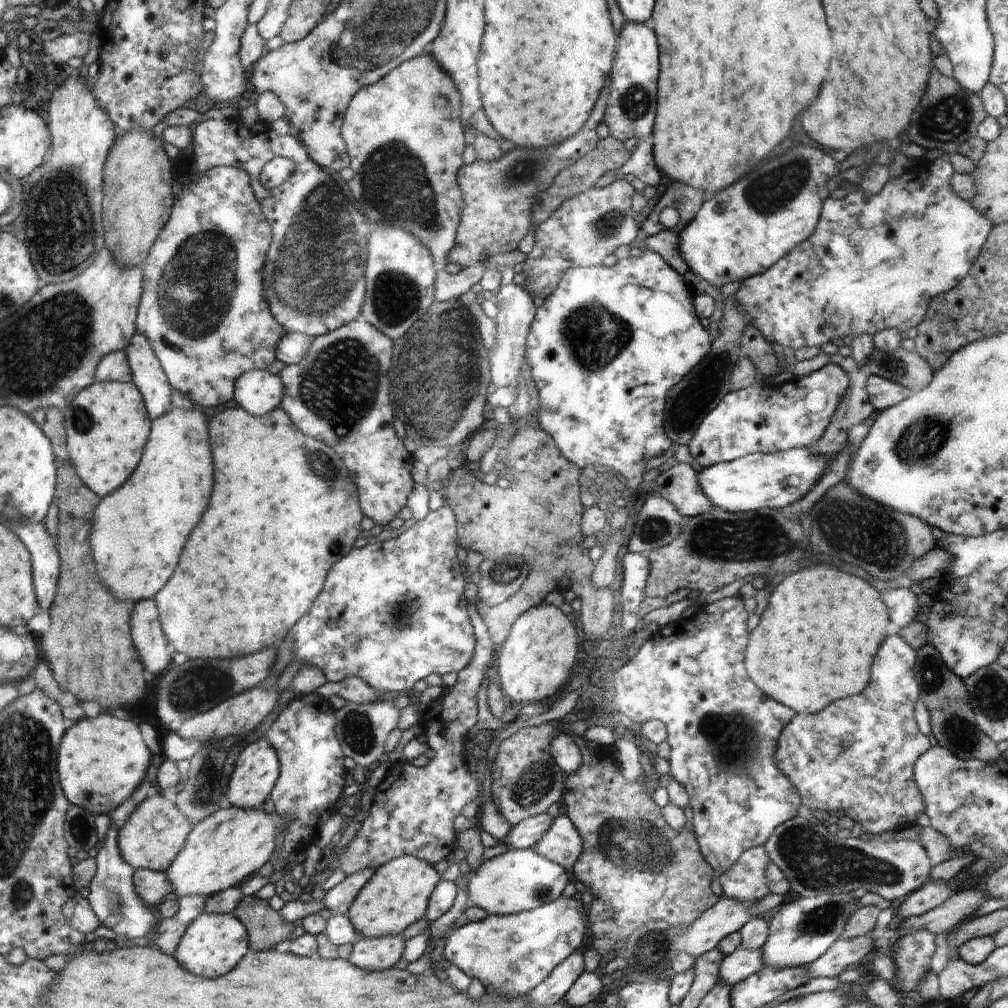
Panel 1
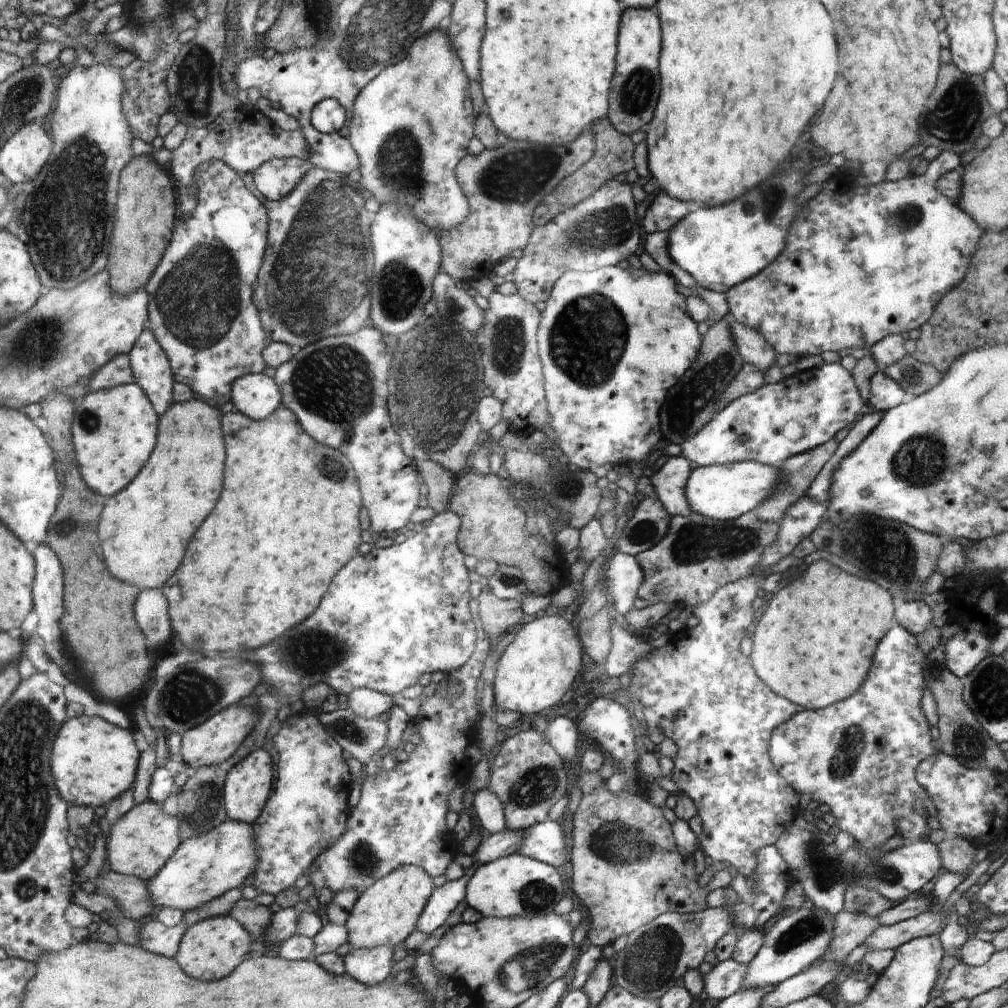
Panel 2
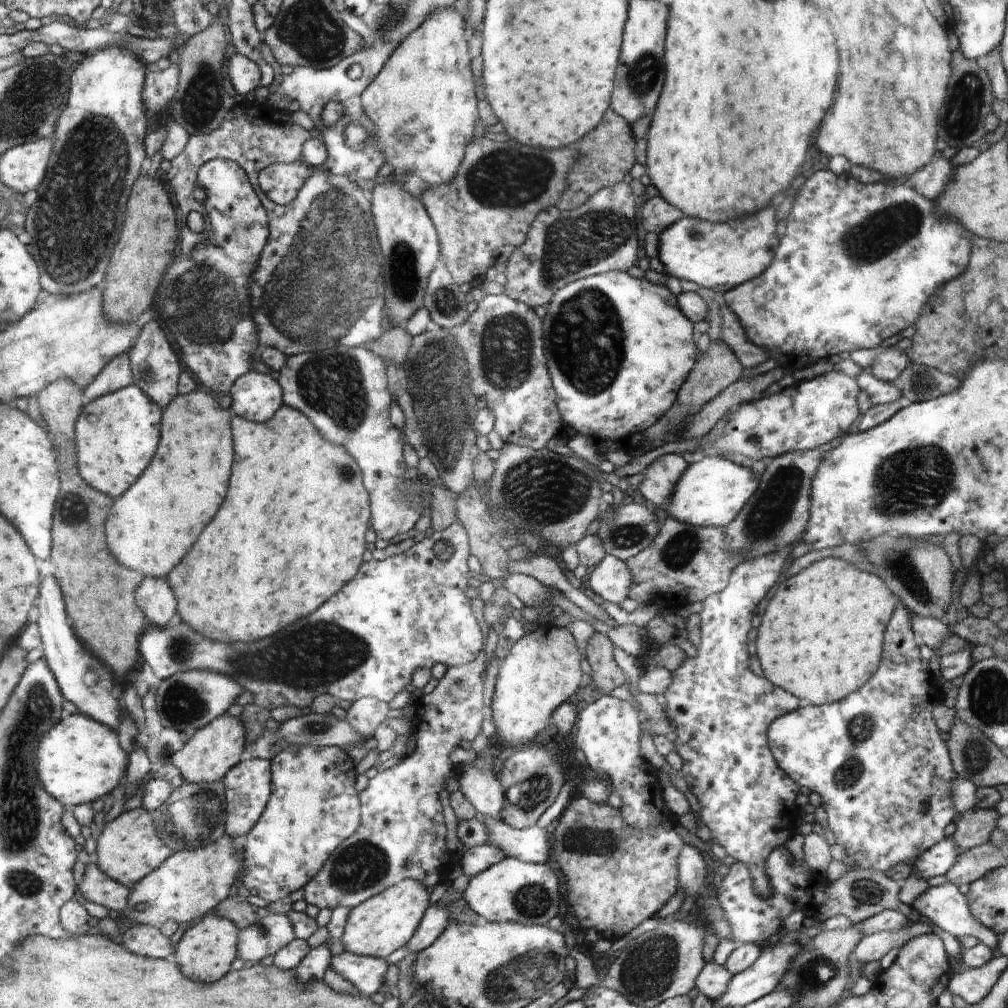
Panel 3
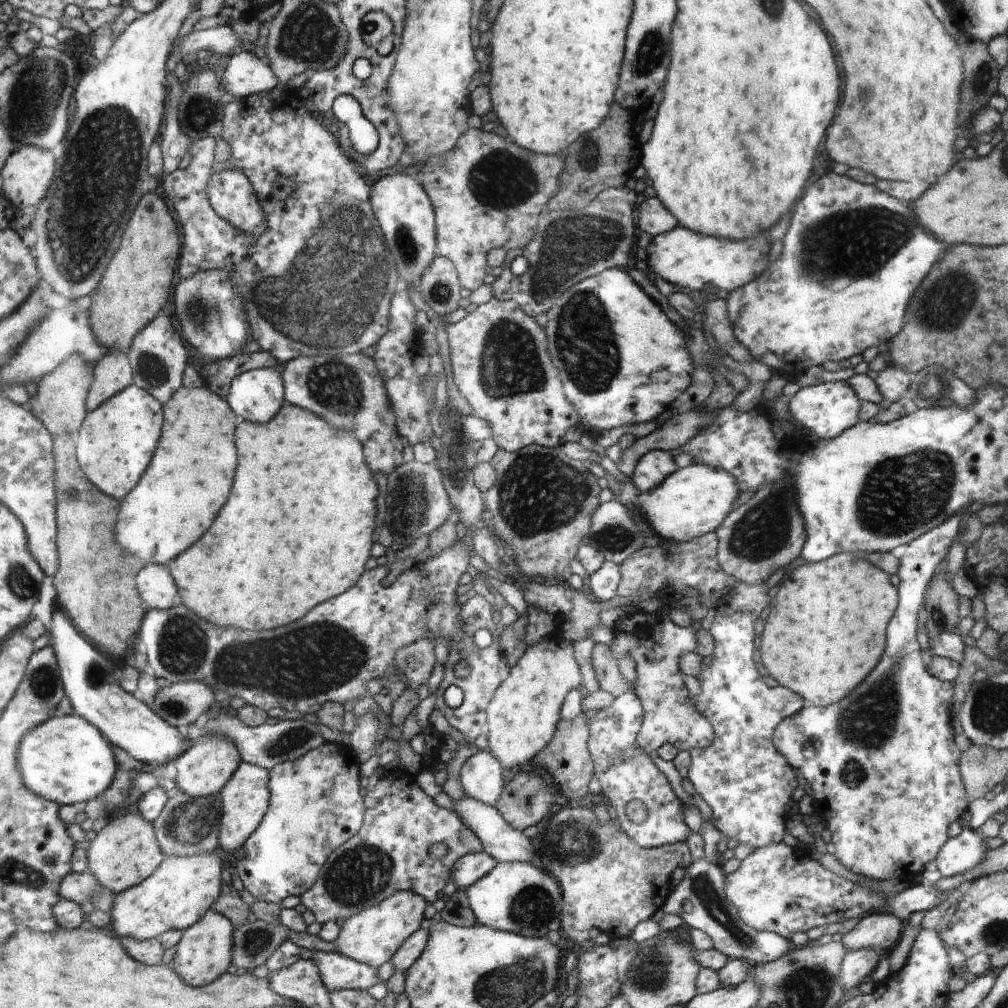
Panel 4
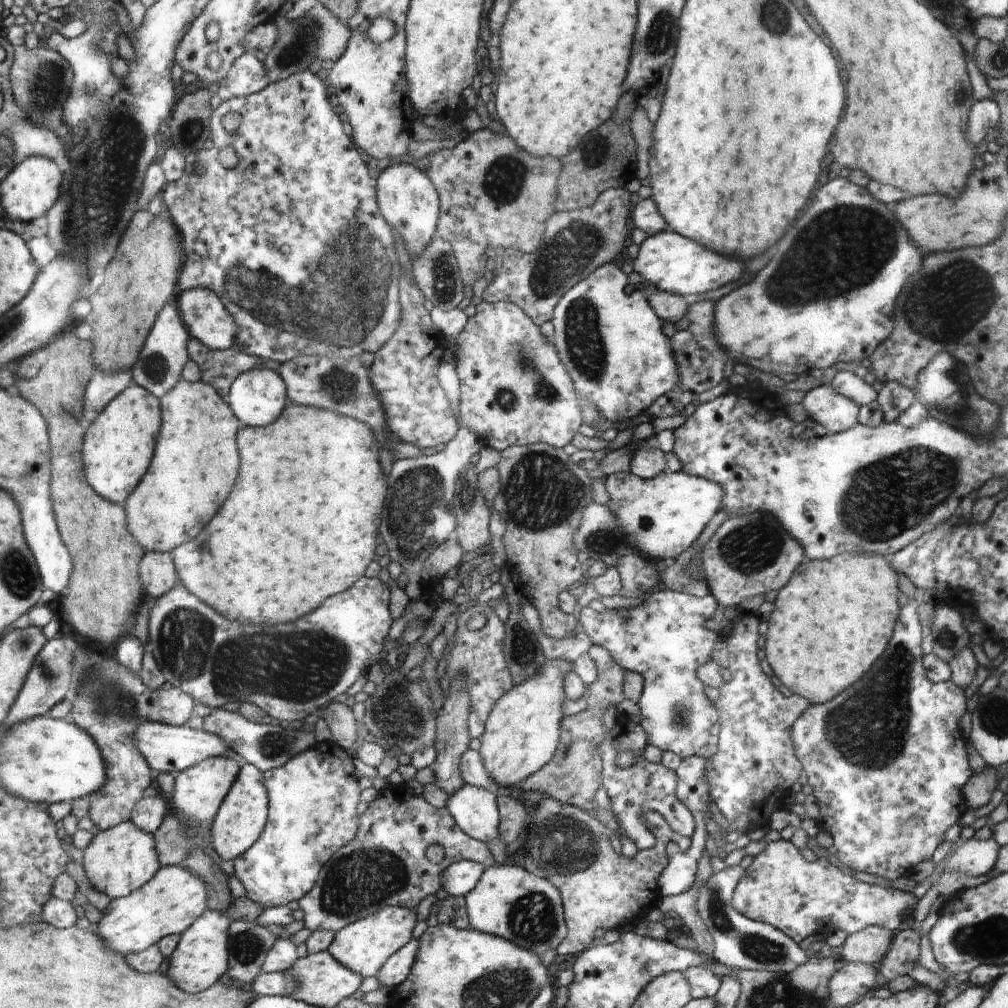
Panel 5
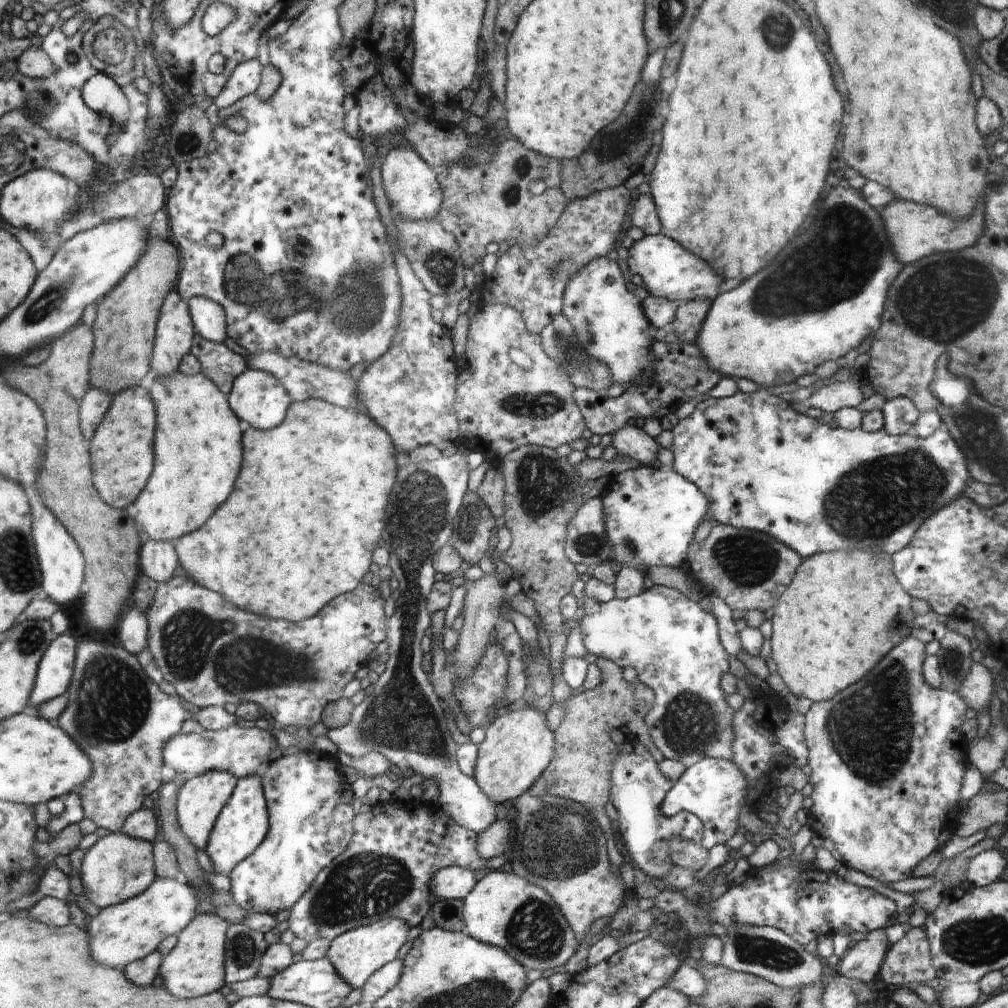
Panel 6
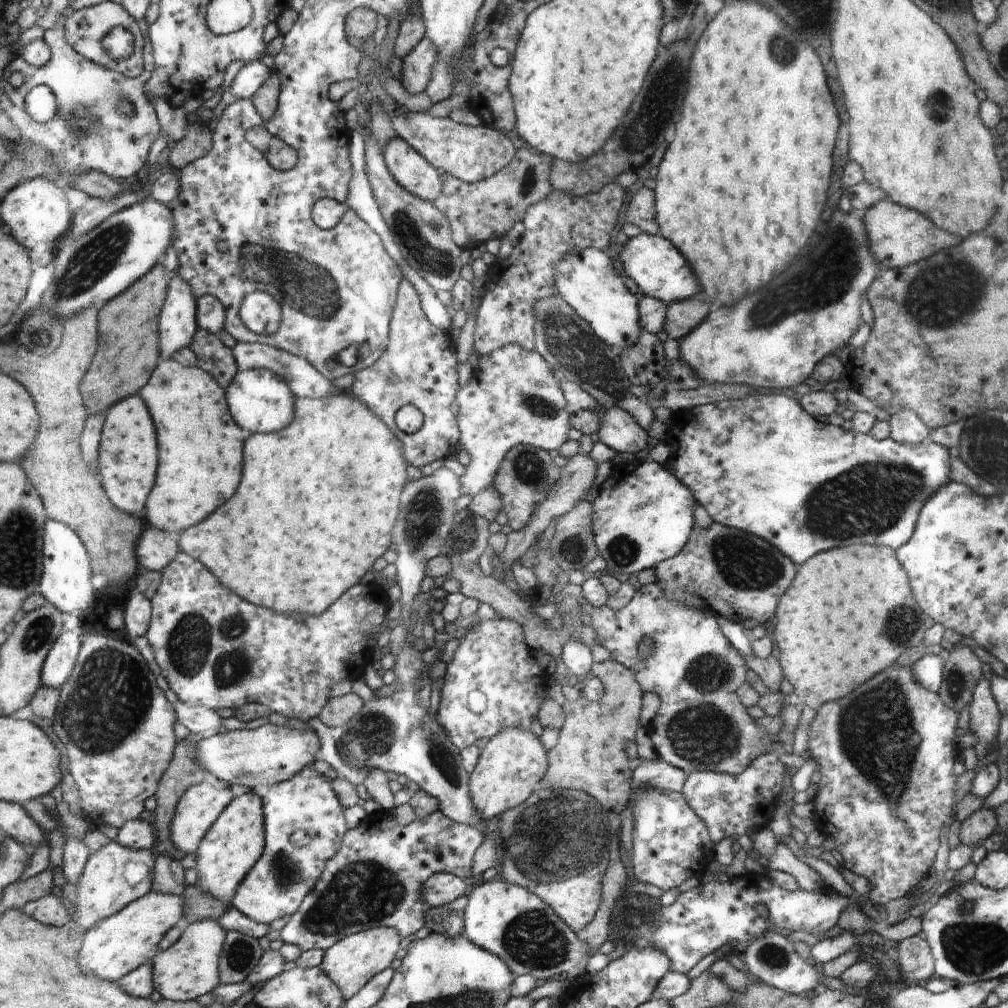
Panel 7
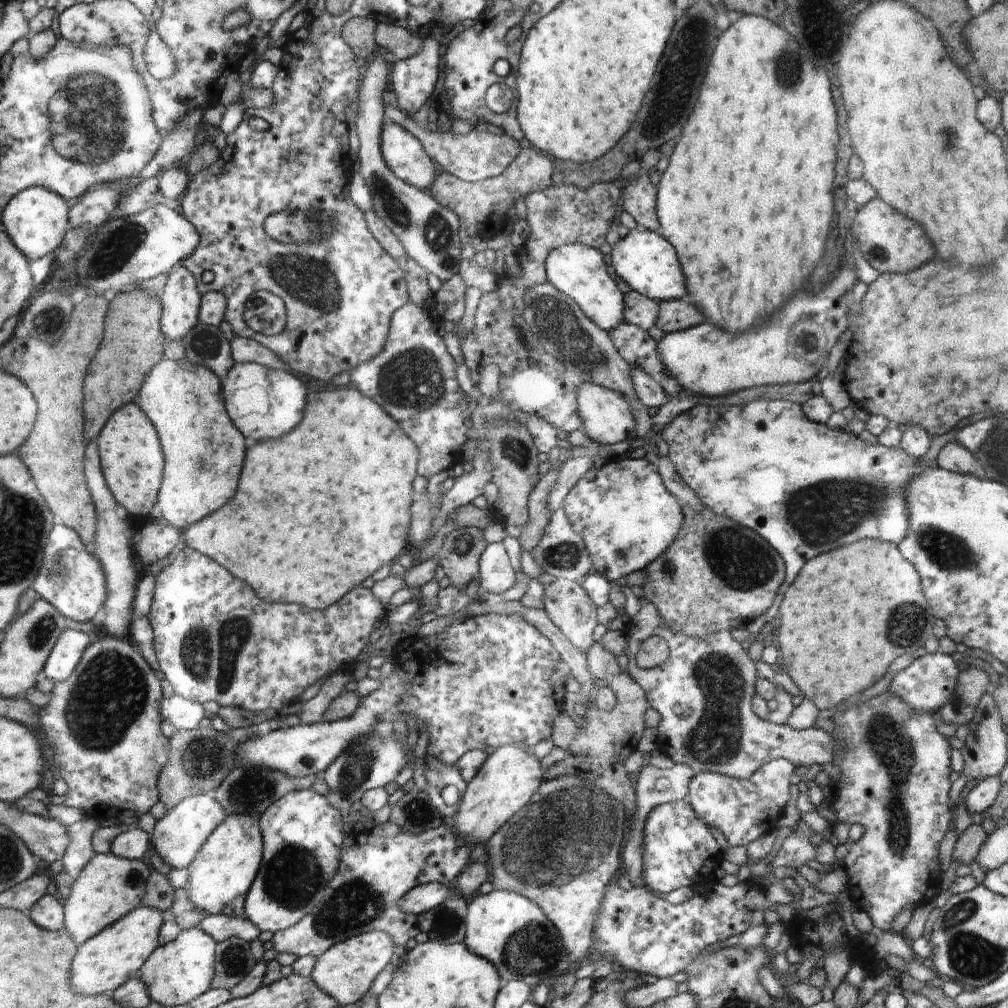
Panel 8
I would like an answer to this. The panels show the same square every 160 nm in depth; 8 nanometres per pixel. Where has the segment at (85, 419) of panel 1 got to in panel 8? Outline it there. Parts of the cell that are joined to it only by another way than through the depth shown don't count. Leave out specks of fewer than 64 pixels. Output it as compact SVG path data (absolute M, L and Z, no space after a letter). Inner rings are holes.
M136 402L125 404L112 413L102 428L102 436L98 436L97 445L105 481L110 484L110 492L121 510L132 516L148 516L156 502L164 468L164 456L153 421Z

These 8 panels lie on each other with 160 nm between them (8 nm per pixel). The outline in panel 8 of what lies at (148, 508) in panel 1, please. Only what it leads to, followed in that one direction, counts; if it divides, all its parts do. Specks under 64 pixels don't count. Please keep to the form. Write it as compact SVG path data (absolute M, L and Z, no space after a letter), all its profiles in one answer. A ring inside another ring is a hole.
M166 357L162 364L158 364L158 368L154 368L154 372L149 373L150 380L146 380L146 388L142 388L142 400L137 400L136 403L146 412L153 424L158 424L158 432L162 432L162 448L166 448L166 484L162 484L162 496L158 496L161 520L153 520L137 533L136 548L144 565L154 564L170 556L174 553L174 548L180 546L180 534L174 527L185 530L208 514L216 512L236 494L246 452L246 440L228 418L224 406L225 398L222 398L224 389L213 369L195 365L186 358L177 361Z

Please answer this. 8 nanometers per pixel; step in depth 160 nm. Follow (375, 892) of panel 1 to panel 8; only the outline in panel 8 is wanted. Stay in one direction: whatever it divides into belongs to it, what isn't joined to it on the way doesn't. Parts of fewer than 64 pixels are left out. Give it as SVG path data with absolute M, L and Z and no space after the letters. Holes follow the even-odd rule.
M368 931L335 944L317 957L310 977L324 992L334 997L338 1004L353 1005L369 992L376 976L391 962L392 954L394 944L388 933Z

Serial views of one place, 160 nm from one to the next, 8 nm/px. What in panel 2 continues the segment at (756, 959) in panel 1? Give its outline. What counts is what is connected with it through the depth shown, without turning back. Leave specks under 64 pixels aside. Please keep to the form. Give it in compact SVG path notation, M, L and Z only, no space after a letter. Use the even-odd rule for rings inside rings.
M732 958L719 961L707 975L703 976L704 997L722 1000L742 988L747 965Z

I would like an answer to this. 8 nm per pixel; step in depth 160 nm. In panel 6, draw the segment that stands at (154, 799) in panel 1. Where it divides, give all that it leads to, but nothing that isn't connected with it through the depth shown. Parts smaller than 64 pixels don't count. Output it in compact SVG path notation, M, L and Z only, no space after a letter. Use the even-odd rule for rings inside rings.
M121 831L100 838L87 852L80 864L80 881L84 886L84 896L96 906L104 909L114 904L121 904L126 900L141 895L157 878L155 862L153 860L153 844L148 840L138 840L137 837L128 836Z

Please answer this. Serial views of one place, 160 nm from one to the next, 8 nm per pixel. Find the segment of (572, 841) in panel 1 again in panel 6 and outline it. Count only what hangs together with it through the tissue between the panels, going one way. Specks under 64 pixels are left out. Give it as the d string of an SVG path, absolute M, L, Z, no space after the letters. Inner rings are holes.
M460 447L453 456L442 455L440 459L434 457L418 464L410 460L400 474L398 474L398 488L394 488L394 500L390 500L390 524L386 524L386 542L389 550L389 564L393 575L399 582L399 587L394 594L396 609L389 620L388 649L389 658L386 662L384 673L379 677L372 692L358 705L353 706L351 719L344 725L335 729L328 729L326 736L334 743L338 754L348 754L354 758L366 756L370 750L380 752L382 756L402 771L414 770L415 774L431 777L439 789L439 806L442 812L448 814L457 824L471 832L480 834L496 821L496 804L484 794L474 778L465 776L460 772L456 762L457 744L452 739L446 718L444 717L444 702L435 694L433 685L427 677L425 669L428 657L422 652L420 642L426 634L426 629L431 626L430 613L426 608L426 601L433 584L435 583L433 556L449 542L452 534L452 523L462 506L470 473L467 456L460 454Z

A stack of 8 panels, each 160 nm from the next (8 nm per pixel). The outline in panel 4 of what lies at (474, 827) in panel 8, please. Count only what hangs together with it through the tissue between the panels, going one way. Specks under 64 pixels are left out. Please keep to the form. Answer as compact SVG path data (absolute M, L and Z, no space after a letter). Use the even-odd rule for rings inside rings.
M558 634L552 635L547 642L529 646L519 664L510 669L510 675L501 684L487 707L488 749L500 762L502 769L522 768L535 759L549 745L560 726L561 708L574 689L580 686L580 664L576 658L573 644Z

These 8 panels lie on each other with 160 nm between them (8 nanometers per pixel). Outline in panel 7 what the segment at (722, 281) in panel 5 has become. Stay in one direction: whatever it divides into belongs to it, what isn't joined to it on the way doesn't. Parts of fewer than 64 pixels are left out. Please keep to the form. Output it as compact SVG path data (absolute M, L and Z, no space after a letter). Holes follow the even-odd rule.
M641 232L638 236L630 238L623 247L619 267L642 295L665 301L668 304L701 296L698 278L694 278L690 266L684 262L686 258L678 252L678 248L668 238Z

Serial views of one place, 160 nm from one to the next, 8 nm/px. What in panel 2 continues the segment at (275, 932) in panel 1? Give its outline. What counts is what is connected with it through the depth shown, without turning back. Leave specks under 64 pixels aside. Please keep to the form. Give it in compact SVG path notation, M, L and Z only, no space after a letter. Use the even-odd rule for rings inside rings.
M241 898L231 908L229 914L239 921L256 940L263 935L264 929L273 915L268 907L254 902L254 900Z

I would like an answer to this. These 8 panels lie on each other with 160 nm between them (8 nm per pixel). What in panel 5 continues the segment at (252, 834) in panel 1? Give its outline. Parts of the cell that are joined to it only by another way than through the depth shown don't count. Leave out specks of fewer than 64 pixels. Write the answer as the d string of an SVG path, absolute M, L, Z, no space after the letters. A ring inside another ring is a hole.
M169 865L152 876L149 883L130 892L129 896L112 898L103 911L97 926L97 934L109 945L110 952L132 954L153 947L160 938L172 934L182 935L208 910L209 886L205 880L186 868Z

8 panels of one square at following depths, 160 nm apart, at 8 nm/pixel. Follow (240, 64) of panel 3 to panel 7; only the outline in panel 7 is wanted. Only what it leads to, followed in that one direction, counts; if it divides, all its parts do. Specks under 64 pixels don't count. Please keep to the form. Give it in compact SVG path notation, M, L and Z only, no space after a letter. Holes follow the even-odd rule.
M262 61L242 64L242 68L228 88L232 94L225 96L225 98L230 99L235 96L237 99L252 99L258 88L261 88L262 84L265 84L266 80L270 79L272 72Z

